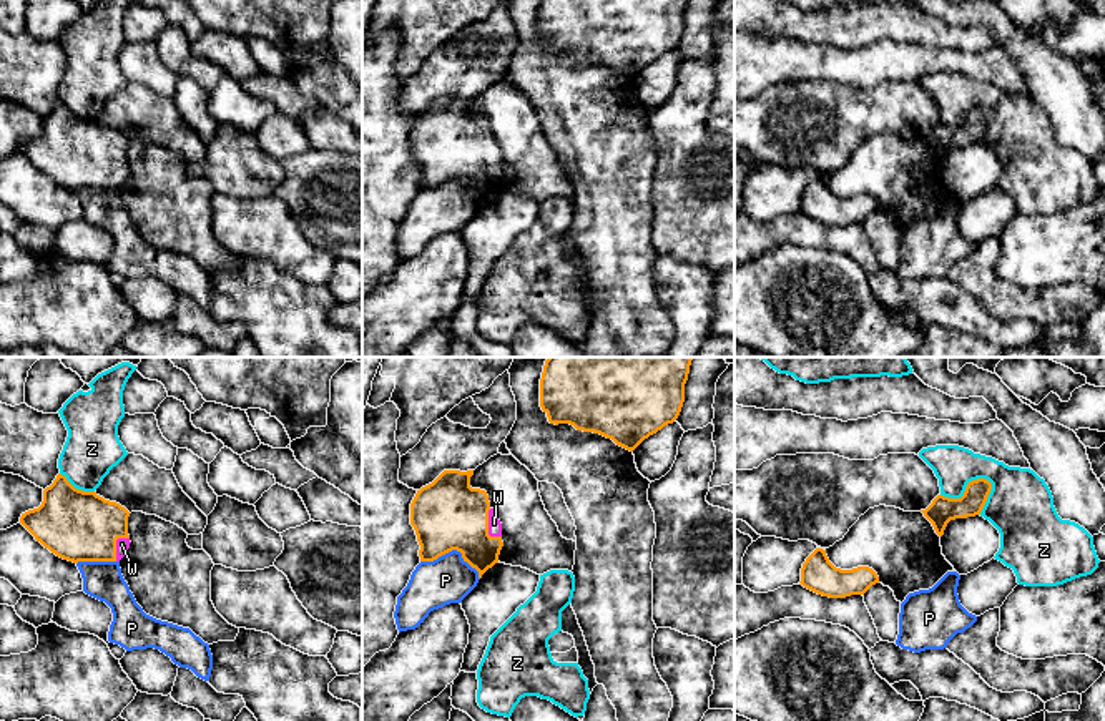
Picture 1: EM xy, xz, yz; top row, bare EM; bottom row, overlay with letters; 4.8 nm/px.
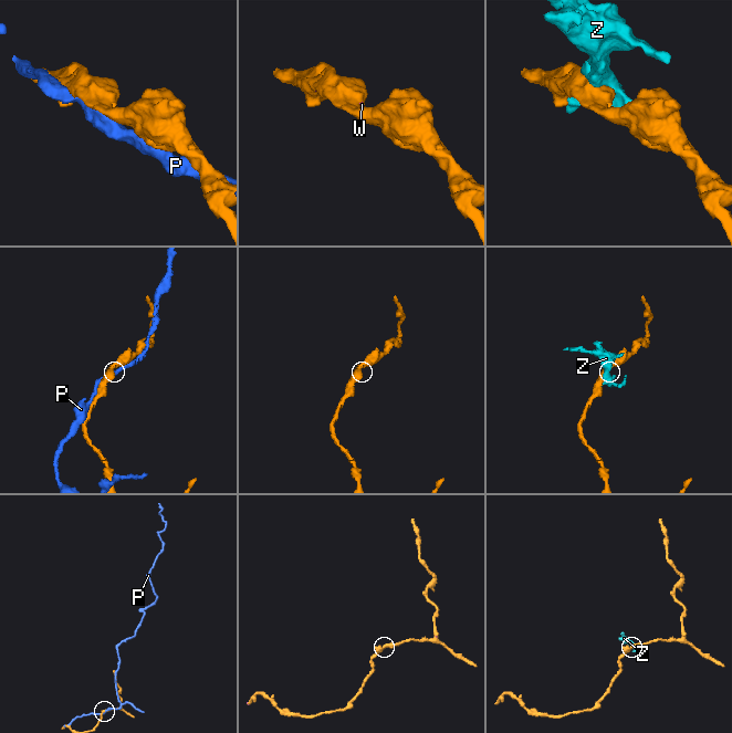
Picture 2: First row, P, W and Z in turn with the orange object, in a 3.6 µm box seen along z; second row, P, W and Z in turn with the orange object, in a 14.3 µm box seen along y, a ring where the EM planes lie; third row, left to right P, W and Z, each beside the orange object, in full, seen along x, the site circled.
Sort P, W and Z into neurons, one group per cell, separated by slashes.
P / W / Z

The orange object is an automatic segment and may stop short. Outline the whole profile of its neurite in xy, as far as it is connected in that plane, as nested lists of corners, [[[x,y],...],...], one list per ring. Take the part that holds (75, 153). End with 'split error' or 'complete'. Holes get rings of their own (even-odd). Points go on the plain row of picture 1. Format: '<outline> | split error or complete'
[[[58,101],[43,118],[38,136],[22,141],[20,151],[56,184],[78,189],[120,189],[130,176],[130,140],[116,130],[105,128],[96,120],[75,116],[65,103]]] | split error

